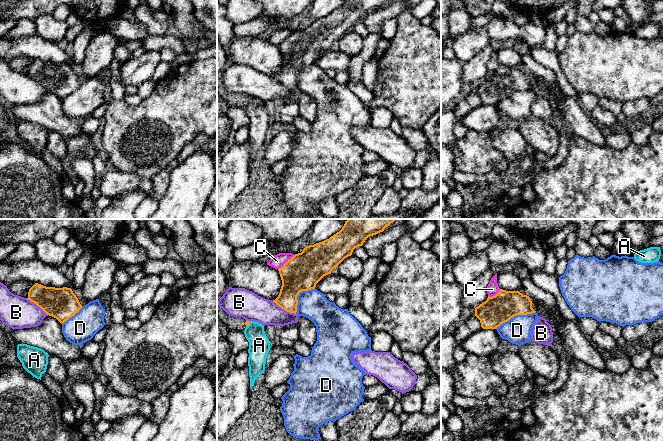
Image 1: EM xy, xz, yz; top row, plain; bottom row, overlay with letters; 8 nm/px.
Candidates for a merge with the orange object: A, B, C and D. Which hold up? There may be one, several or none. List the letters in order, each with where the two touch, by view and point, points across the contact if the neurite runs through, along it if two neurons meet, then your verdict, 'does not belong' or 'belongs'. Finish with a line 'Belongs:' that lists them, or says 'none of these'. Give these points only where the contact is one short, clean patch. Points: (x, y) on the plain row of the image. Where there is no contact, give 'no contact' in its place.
A: contact xz (248, 100); border xz (250, 97), (246, 103); does not belong
B: contact xz (284, 85); does not belong
C: contact xz (287, 37); border xz (294, 31), (278, 45); does not belong
D: contact yz (515, 91); border yz (535, 87), (529, 90), (514, 91), (495, 104); does not belong
Belongs: none of these

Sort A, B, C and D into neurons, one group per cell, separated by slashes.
A / B / C / D

